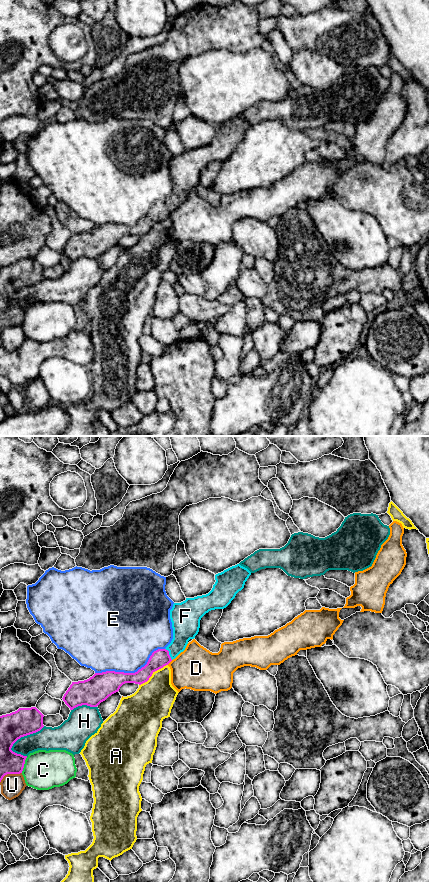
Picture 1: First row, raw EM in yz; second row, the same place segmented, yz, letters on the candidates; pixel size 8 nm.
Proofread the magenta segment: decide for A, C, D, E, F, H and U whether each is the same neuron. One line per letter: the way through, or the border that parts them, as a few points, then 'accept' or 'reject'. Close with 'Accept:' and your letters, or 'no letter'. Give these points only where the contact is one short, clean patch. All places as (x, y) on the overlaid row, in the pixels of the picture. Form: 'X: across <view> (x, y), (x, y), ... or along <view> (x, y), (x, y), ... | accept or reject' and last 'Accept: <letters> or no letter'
A: reject
C: reject
D: reject
E: reject
F: across yz (159, 658), (168, 654), (178, 644), (185, 628) | accept
H: reject
U: reject
Accept: F

